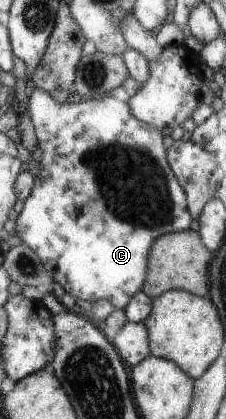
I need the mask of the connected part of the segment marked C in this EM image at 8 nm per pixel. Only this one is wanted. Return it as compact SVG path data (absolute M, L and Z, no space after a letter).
M35 87L28 99L27 110L30 112L31 120L35 126L37 142L43 150L40 162L42 170L35 178L31 196L18 206L16 236L21 238L38 255L46 270L52 275L54 282L61 284L65 292L74 296L75 300L86 300L86 302L93 303L104 299L110 301L116 309L125 309L132 298L140 292L146 280L148 255L155 240L168 233L175 233L176 230L188 230L192 224L191 212L188 212L188 208L186 208L187 193L183 185L179 183L178 177L170 172L171 164L166 162L166 148L162 144L163 132L154 125L137 119L126 101L111 96L68 104L57 101L49 92Z

